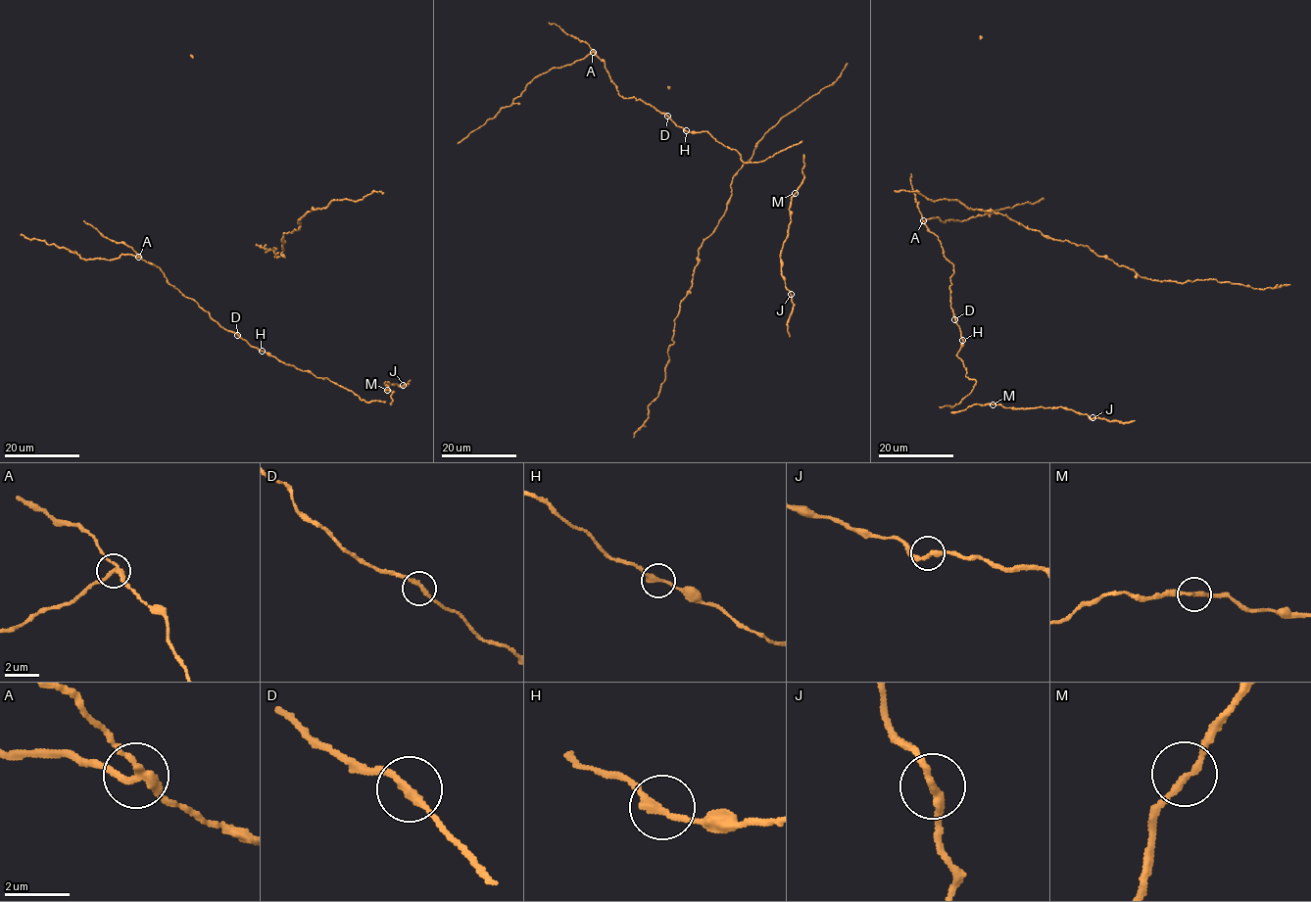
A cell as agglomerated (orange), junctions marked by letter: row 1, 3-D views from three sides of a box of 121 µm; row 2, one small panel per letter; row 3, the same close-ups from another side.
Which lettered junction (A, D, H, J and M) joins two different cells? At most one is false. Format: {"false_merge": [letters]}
{"false_merge": ["A"]}

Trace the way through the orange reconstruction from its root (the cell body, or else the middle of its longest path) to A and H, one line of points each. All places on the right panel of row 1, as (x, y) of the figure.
A: (955, 317), (949, 295), (953, 265), (944, 255), (940, 240), (923, 220)
H: (955, 317), (962, 340)

